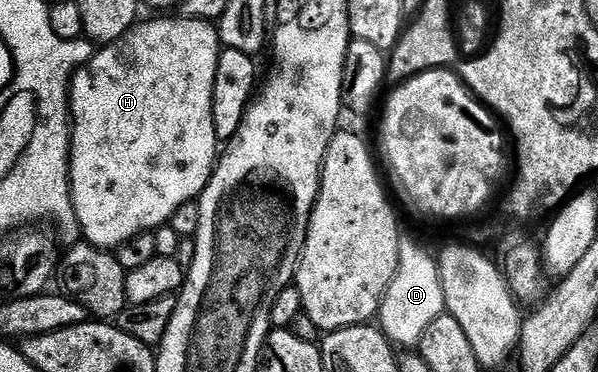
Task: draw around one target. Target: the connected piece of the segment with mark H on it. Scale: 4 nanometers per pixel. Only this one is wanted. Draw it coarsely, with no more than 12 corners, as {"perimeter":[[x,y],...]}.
{"perimeter":[[138,22],[72,76],[84,242],[209,183],[218,28]]}

